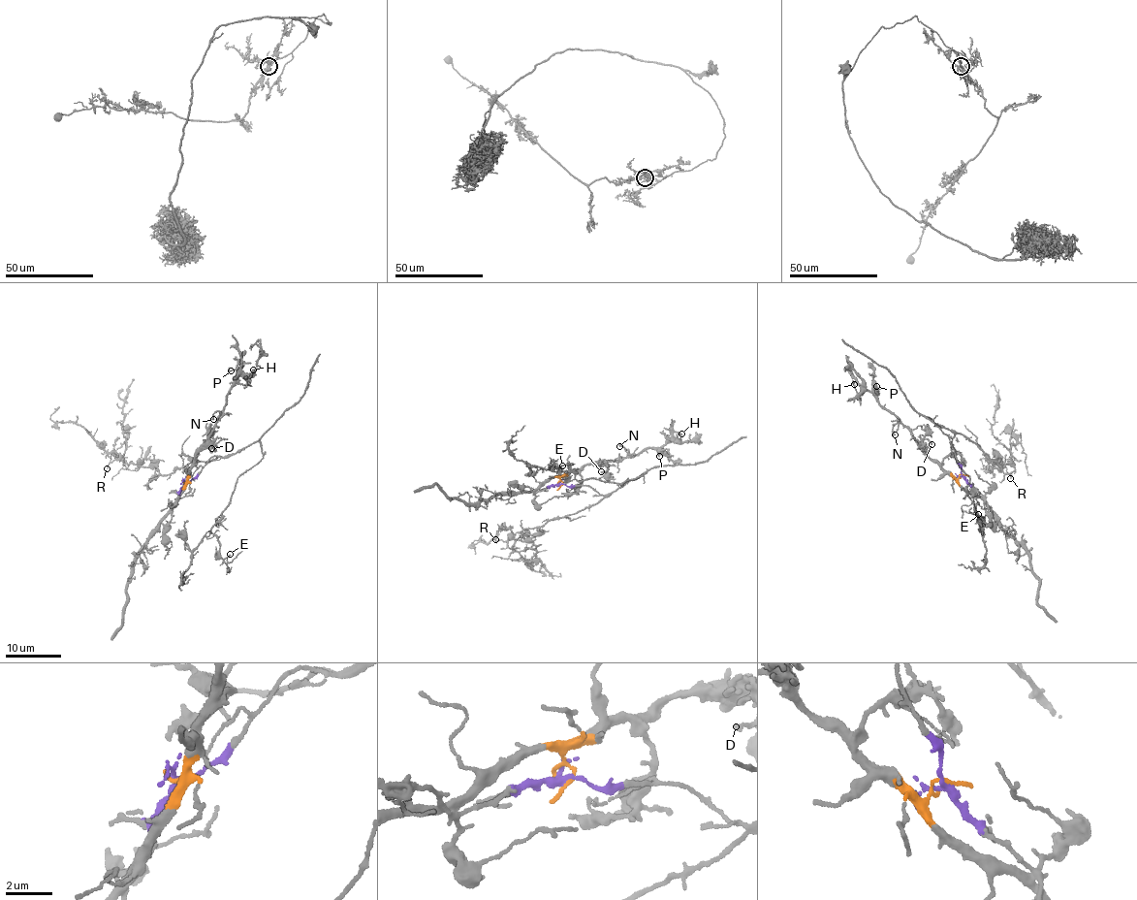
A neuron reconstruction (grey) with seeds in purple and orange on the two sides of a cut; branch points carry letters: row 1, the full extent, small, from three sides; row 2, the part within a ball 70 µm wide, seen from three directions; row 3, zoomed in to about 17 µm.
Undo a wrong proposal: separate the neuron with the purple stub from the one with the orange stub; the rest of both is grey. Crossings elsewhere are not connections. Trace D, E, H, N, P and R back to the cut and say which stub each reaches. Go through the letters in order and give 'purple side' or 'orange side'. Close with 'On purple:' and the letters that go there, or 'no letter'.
D: orange side
E: purple side
H: orange side
N: orange side
P: orange side
R: purple side
On purple: E, R

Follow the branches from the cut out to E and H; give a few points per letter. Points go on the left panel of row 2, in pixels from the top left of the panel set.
E: (187, 483), (209, 459), (260, 443), (261, 460), (236, 479), (217, 519), (220, 556), (230, 554)
H: (187, 483), (197, 451), (205, 445), (236, 378), (243, 373), (250, 377), (253, 369)

